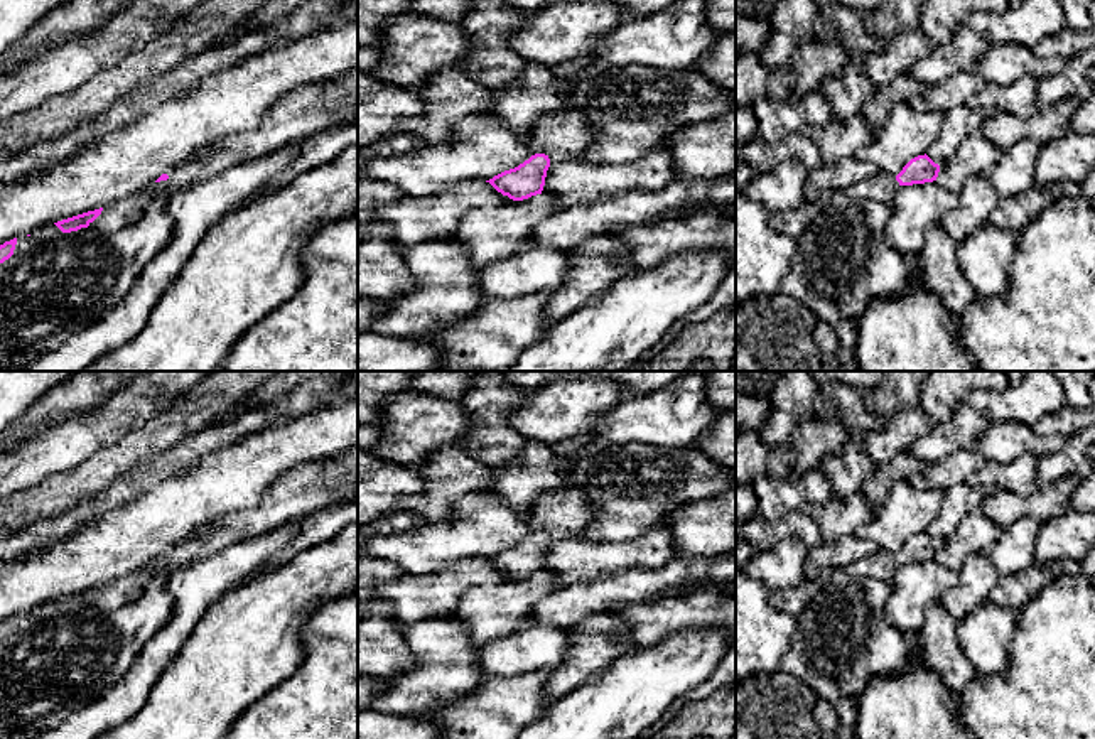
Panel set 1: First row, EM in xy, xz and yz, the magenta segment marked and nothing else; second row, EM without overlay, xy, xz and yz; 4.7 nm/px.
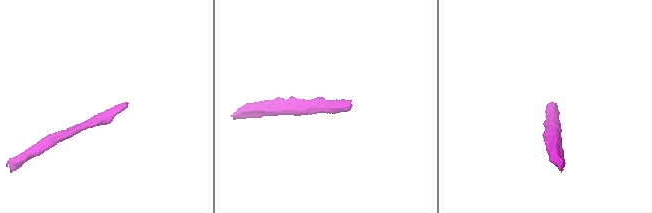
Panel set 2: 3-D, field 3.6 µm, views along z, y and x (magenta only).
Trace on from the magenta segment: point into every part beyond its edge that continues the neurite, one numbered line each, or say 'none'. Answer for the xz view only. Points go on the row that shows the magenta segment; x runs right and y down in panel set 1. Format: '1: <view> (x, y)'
1: xz (562, 137)

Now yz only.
1: yz (881, 186)

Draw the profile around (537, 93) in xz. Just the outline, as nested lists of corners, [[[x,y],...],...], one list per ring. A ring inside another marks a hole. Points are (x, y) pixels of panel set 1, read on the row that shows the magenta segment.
[[[528,62],[516,81],[499,86],[499,96],[481,116],[526,137],[540,118],[572,111],[565,96],[570,84],[572,79],[555,76],[548,64]]]

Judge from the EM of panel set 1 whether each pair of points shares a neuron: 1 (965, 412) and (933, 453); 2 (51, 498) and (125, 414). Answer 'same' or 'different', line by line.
1: same
2: different

